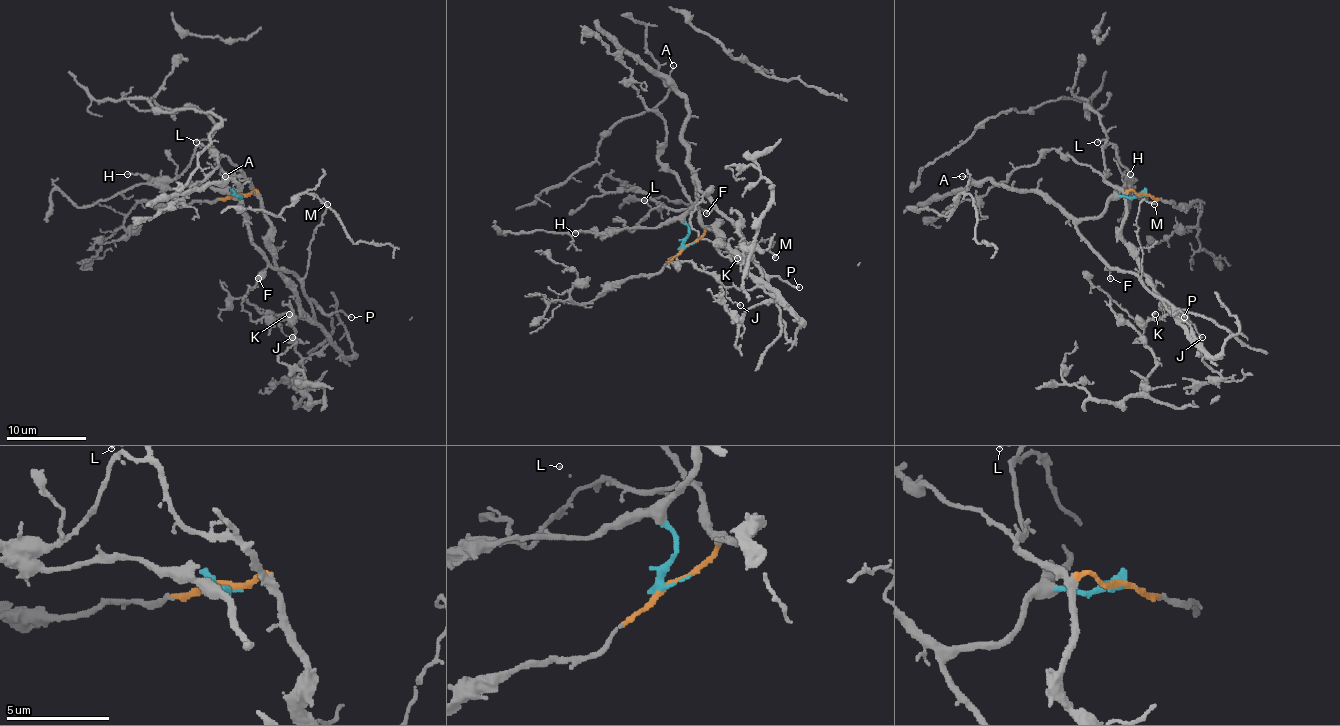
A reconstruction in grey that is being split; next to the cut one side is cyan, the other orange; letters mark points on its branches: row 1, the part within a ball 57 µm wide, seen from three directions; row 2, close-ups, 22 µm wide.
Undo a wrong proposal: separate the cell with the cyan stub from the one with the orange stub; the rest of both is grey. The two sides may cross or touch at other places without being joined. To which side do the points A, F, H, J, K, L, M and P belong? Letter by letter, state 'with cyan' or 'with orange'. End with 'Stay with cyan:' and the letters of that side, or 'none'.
A: with cyan
F: with cyan
H: with orange
J: with orange
K: with orange
L: with orange
M: with cyan
P: with cyan
Stay with cyan: A, F, M, P

